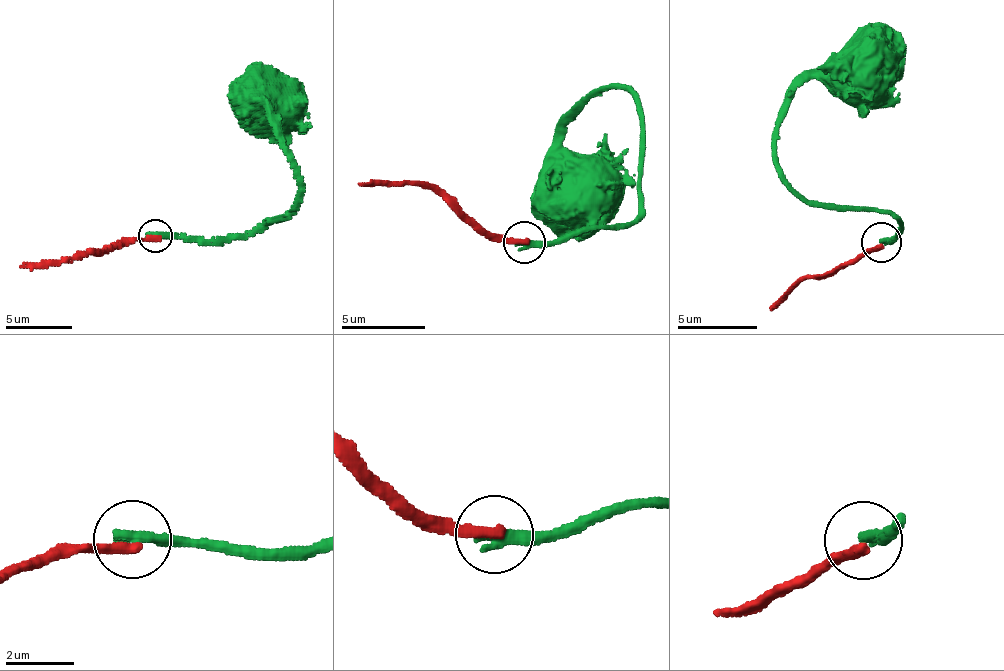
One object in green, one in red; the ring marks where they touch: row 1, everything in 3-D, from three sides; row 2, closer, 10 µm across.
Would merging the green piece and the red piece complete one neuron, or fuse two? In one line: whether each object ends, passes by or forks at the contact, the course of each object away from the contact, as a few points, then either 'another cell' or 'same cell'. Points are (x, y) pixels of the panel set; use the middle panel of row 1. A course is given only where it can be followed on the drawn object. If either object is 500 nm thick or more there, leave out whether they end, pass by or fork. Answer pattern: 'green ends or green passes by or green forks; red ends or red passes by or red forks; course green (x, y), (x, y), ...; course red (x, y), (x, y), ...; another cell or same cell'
green ends; red ends; course green (526, 243), (627, 227), (639, 209), (633, 95), (600, 90), (579, 110), (561, 138), (572, 182); course red (526, 243), (484, 237), (421, 184), (357, 184); another cell

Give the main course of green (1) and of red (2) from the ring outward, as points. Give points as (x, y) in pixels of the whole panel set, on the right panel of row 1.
1: (882, 243), (902, 232), (891, 209), (807, 201), (788, 180), (775, 137), (806, 81), (834, 81), (849, 69)
2: (882, 243), (862, 252), (830, 274), (793, 285), (770, 309)

